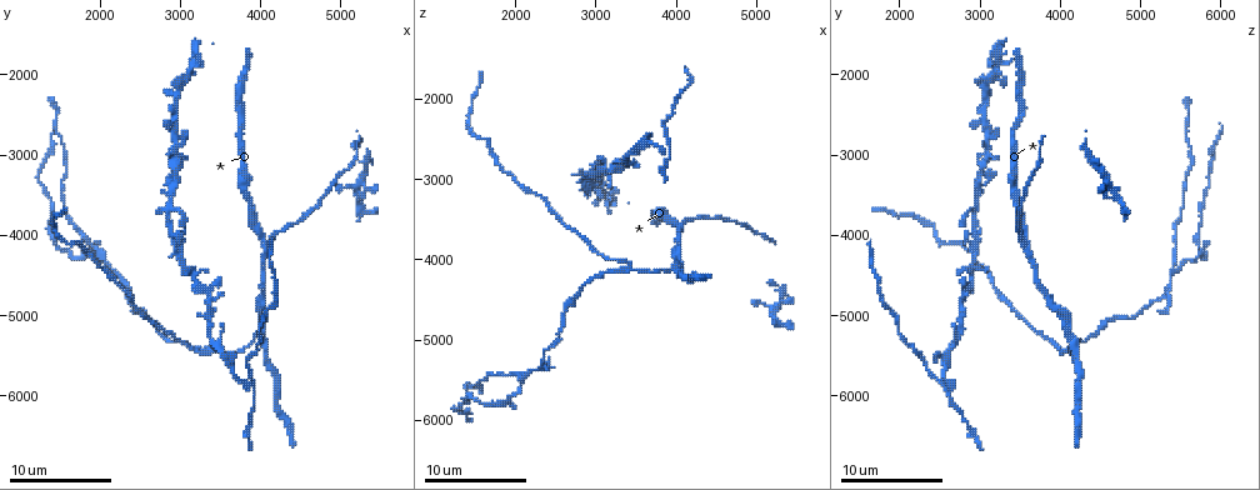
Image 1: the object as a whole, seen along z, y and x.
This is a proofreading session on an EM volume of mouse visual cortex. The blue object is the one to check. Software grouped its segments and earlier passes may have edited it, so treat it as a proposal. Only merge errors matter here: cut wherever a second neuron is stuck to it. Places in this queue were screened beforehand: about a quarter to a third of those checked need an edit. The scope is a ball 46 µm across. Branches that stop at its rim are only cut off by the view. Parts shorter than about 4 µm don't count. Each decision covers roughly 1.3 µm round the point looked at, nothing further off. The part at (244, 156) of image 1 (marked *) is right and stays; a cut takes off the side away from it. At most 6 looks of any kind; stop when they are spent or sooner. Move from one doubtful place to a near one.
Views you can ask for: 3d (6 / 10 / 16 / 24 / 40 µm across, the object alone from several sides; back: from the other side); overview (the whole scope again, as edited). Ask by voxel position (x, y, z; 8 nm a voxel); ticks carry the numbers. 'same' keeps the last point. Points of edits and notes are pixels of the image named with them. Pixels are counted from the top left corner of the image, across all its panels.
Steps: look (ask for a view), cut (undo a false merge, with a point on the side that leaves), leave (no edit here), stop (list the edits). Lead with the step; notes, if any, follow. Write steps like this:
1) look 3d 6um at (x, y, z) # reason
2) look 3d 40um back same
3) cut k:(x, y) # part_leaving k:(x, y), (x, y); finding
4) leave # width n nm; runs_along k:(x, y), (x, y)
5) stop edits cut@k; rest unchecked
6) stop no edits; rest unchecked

look 3d 16um at (4100, 4100, 3550) # branch point

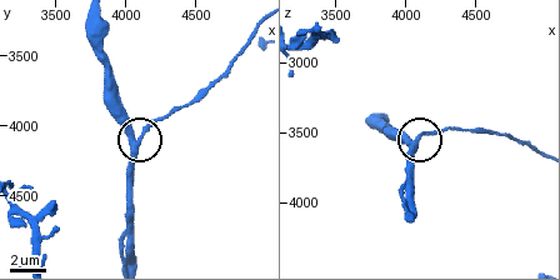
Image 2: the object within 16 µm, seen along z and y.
leave # arms 3; continuous, no second neuron

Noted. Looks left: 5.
look 3d 6um at (2650, 5050, 4650) # calibre changes

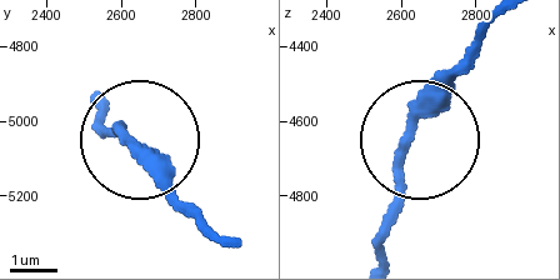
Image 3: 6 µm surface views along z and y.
leave # runs_along 3:(219, 230), (184, 206), (128, 135), (104, 135); all the same neuron

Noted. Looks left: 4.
look 3d 10um at (2900, 3500, 3000) # two arms in line, one across

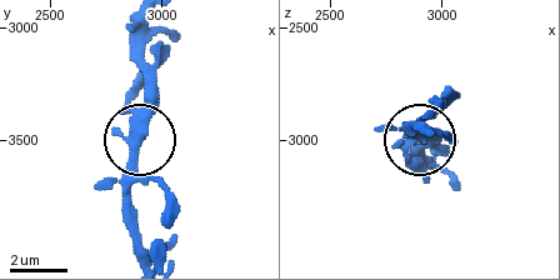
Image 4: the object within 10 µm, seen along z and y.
leave # one neuron here

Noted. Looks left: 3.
stop no edits; rest unchecked

